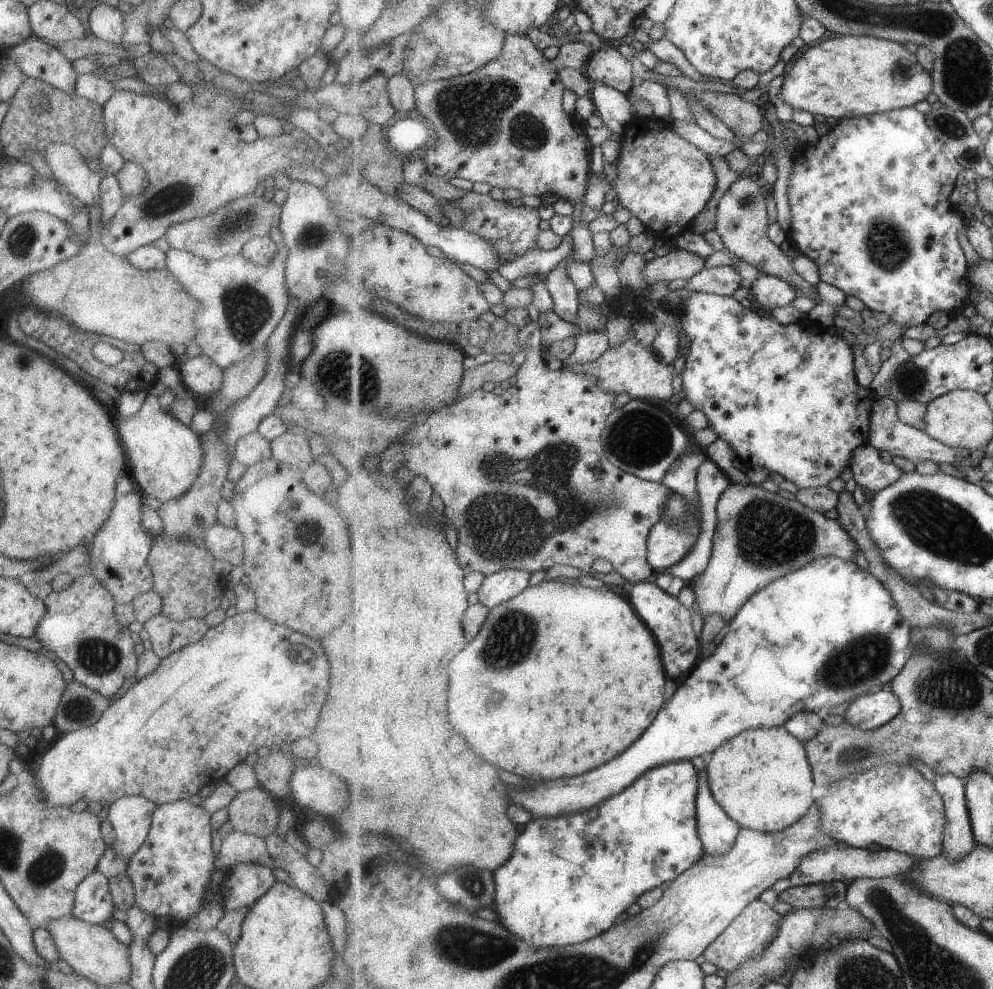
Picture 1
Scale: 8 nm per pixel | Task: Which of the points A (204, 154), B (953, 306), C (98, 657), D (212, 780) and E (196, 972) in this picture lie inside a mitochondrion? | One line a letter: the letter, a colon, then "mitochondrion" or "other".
A: other
B: other
C: mitochondrion
D: other
E: mitochondrion

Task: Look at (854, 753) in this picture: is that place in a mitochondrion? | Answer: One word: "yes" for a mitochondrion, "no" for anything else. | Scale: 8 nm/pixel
yes

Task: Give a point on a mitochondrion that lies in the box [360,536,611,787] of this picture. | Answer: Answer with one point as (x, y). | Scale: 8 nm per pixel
(512, 636)

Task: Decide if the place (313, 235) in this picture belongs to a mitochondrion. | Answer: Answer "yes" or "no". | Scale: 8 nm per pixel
yes

